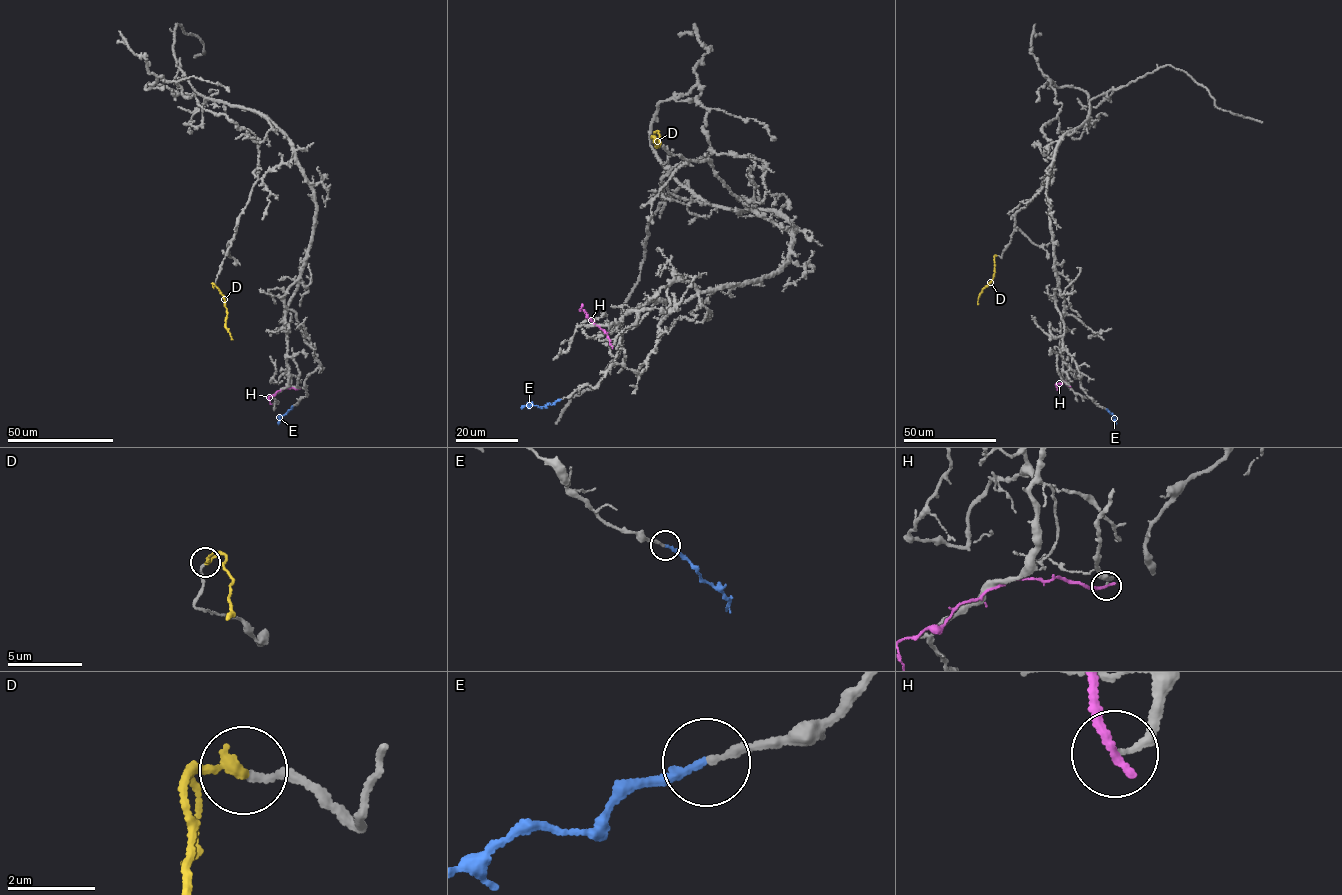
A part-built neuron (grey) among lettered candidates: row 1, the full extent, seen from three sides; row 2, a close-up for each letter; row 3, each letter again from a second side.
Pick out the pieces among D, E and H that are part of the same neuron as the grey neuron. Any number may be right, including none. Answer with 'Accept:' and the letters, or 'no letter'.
Accept: D, E

